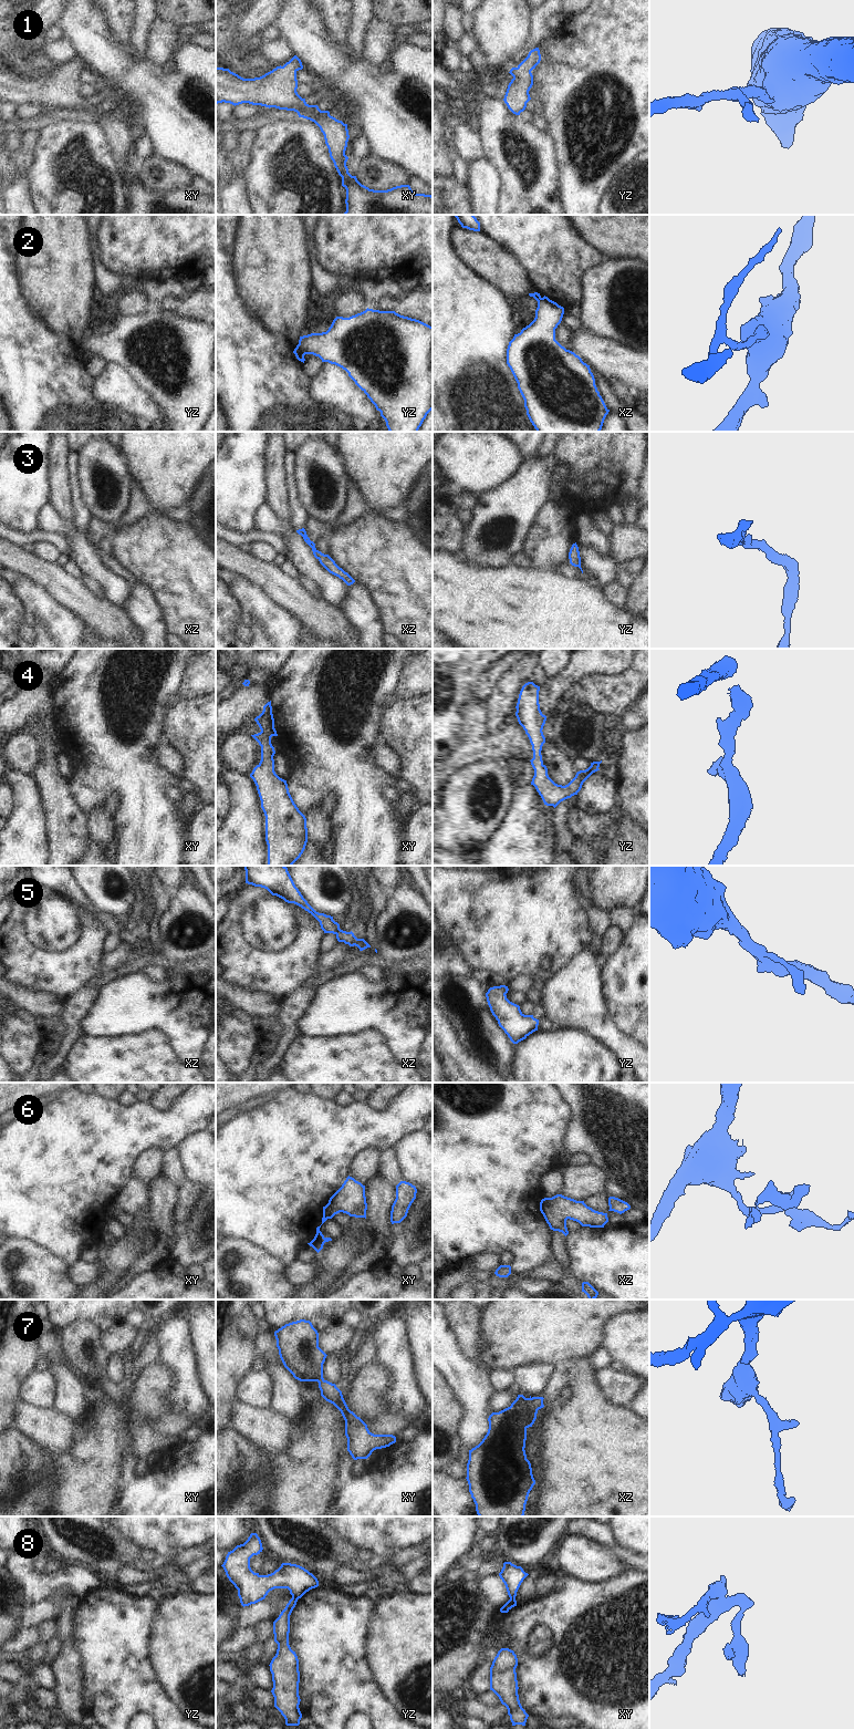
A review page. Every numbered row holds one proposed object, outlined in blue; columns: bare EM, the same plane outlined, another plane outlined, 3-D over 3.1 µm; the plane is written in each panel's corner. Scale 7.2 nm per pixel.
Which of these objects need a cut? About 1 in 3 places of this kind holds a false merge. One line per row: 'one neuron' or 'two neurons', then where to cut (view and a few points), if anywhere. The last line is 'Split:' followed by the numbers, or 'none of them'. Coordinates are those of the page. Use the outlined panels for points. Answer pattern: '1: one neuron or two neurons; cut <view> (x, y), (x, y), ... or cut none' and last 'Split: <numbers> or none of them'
1: one neuron; cut none
2: two neurons; cut yz (297, 347), (304, 354)
3: one neuron; cut none
4: one neuron; cut none
5: one neuron; cut none
6: two neurons; cut xy (325, 1205), (325, 1211), (330, 1218)
7: one neuron; cut none
8: two neurons; cut yz (292, 1596), (297, 1600)
Split: 2, 6, 8

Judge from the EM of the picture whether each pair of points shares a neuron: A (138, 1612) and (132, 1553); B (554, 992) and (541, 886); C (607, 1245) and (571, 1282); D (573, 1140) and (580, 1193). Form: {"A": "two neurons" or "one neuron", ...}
{"A": "two neurons", "B": "two neurons", "C": "two neurons", "D": "two neurons"}

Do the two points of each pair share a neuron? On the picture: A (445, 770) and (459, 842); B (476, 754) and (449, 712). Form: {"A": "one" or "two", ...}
{"A": "two", "B": "two"}

